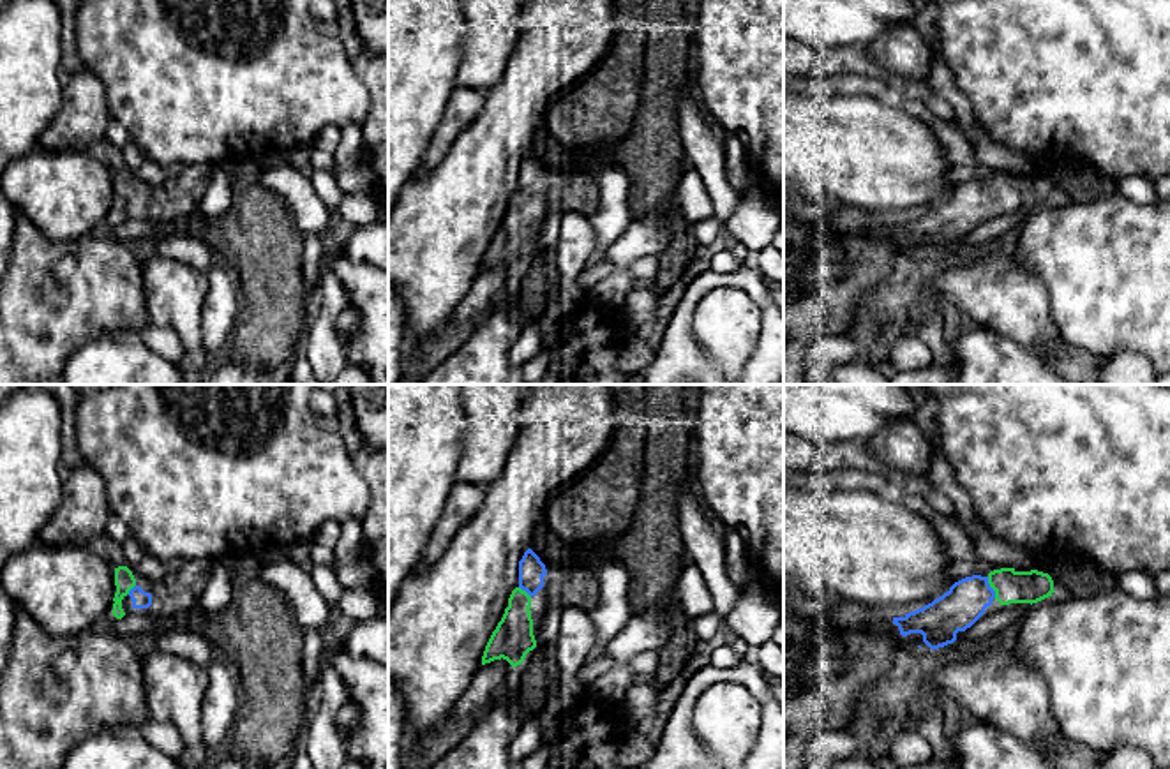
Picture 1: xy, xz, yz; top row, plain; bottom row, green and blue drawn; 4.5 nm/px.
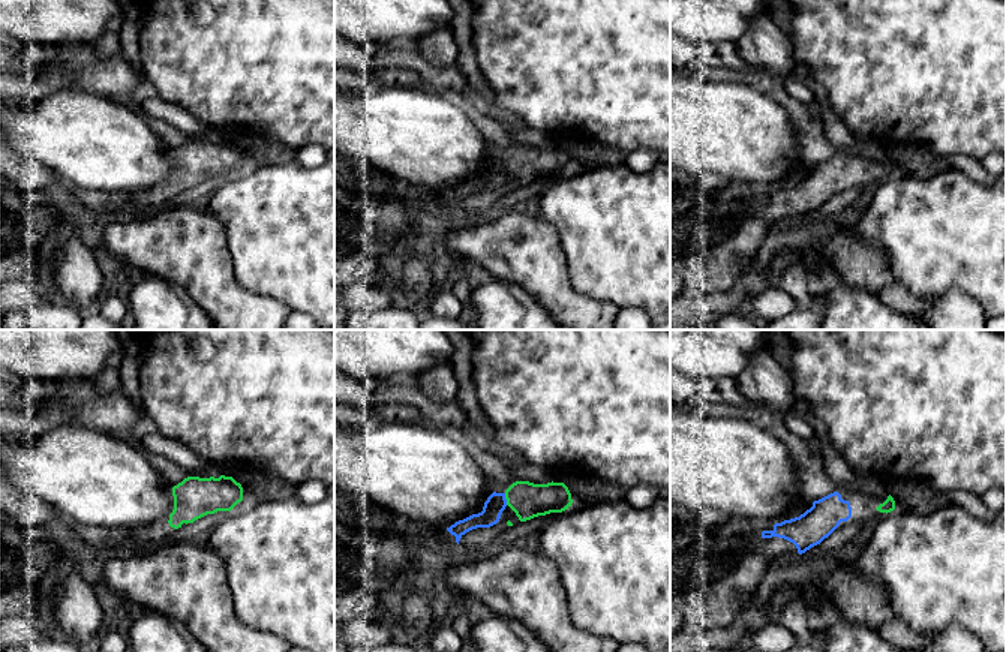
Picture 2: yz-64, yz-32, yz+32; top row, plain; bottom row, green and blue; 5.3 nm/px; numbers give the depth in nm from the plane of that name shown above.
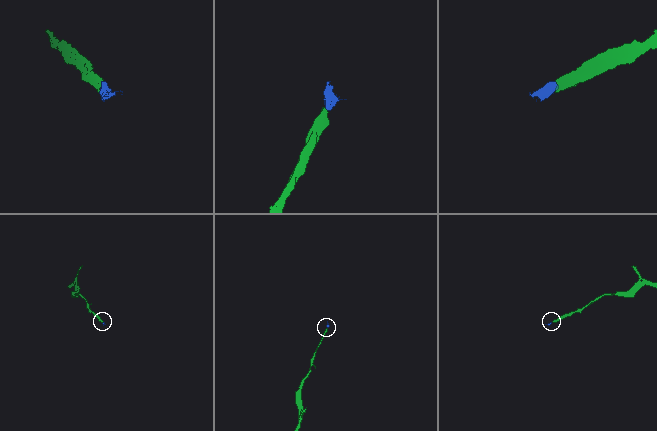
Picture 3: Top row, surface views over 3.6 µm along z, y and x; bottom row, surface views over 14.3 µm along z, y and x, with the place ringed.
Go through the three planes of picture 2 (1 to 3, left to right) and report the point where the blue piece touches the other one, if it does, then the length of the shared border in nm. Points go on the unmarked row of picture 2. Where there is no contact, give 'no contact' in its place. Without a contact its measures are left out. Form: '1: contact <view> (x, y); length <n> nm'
1: no contact
2: contact yz-32 (505, 162); length 70 nm
3: no contact

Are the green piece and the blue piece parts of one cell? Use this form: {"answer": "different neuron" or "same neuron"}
{"answer": "same neuron"}

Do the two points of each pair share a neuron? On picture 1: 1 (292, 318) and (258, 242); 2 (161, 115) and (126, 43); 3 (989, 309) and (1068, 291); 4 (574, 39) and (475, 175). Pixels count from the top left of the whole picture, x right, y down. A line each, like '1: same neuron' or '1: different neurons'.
1: same neuron
2: same neuron
3: different neurons
4: same neuron

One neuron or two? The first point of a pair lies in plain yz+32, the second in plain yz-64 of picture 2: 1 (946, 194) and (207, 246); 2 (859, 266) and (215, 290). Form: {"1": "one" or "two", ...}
{"1": "two", "2": "one"}

